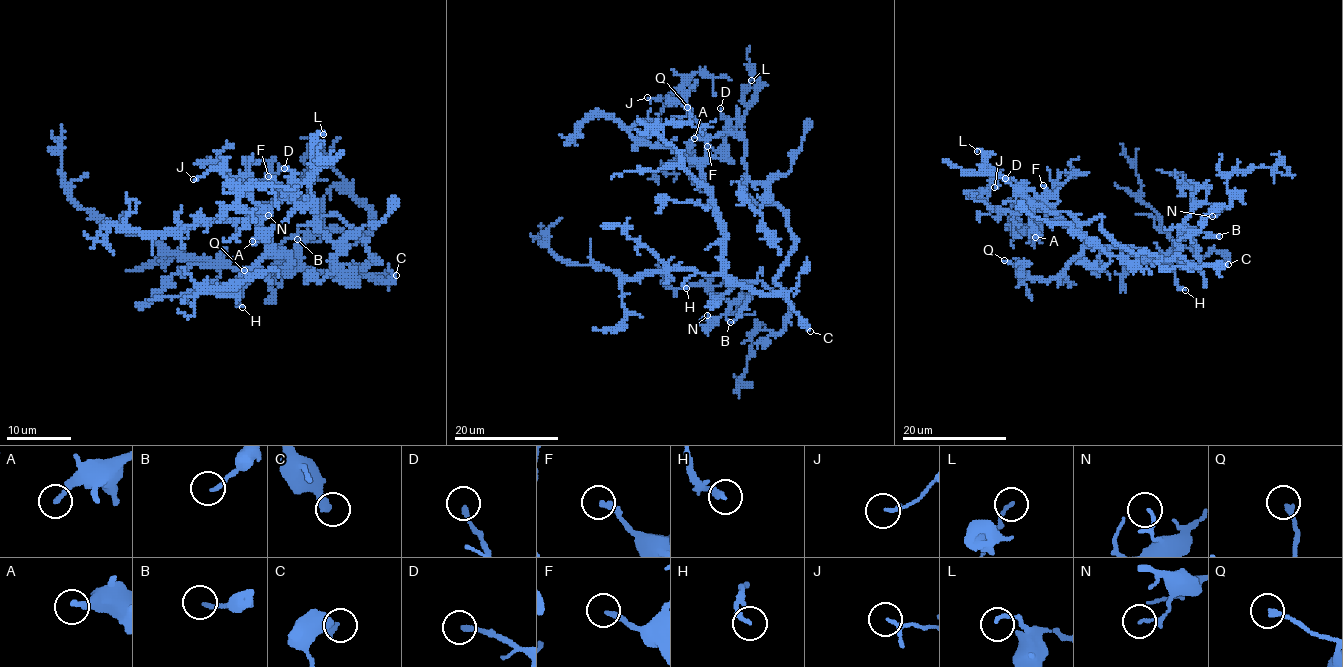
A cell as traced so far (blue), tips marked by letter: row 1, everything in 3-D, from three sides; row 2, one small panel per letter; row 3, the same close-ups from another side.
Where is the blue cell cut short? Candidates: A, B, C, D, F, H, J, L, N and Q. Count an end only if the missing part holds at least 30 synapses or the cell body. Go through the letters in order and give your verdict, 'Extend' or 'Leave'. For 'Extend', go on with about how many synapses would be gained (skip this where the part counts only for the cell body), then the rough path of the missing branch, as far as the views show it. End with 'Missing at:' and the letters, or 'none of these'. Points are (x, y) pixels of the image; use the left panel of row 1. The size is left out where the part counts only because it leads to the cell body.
A: Leave
B: Leave
C: Extend
D: Leave
F: Leave
H: Leave
J: Leave
L: Leave
N: Leave
Q: Leave
Missing at: C

